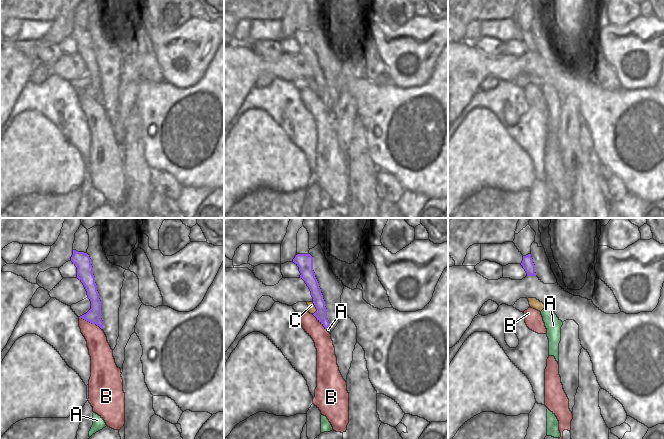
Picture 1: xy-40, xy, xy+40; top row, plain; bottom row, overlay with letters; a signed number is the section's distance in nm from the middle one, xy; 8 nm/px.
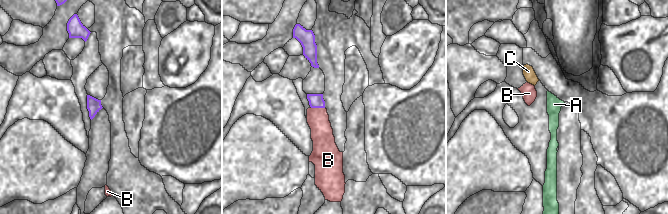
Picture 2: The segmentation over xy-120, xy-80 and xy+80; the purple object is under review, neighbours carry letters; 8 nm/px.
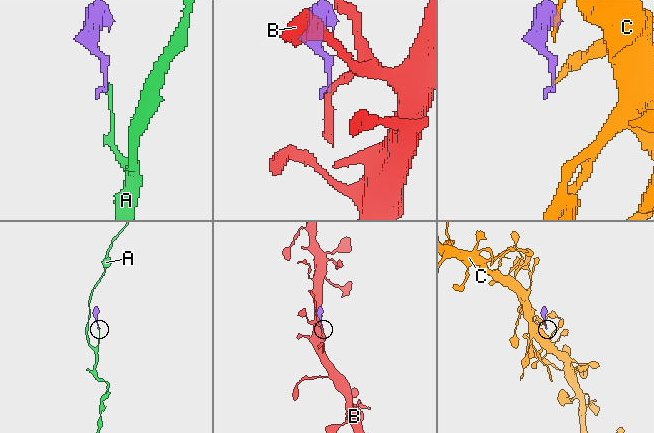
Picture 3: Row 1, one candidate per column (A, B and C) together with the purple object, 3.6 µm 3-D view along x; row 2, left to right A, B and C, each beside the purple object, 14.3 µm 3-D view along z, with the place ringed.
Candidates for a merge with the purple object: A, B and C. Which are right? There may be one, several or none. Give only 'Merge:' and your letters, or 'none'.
Merge: A

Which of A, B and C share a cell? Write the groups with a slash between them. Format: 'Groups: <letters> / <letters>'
Groups: A / B / C.

